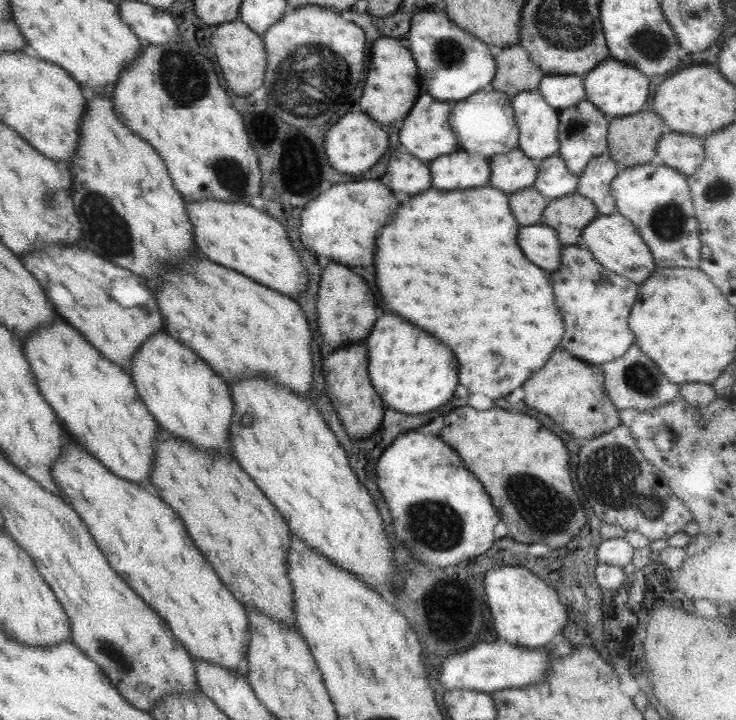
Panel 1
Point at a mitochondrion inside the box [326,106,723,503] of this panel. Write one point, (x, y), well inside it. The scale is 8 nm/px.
(667, 222)

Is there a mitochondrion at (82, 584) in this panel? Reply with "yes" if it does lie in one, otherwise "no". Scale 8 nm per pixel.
no

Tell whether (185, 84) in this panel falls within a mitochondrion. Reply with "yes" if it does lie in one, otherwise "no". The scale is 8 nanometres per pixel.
yes

